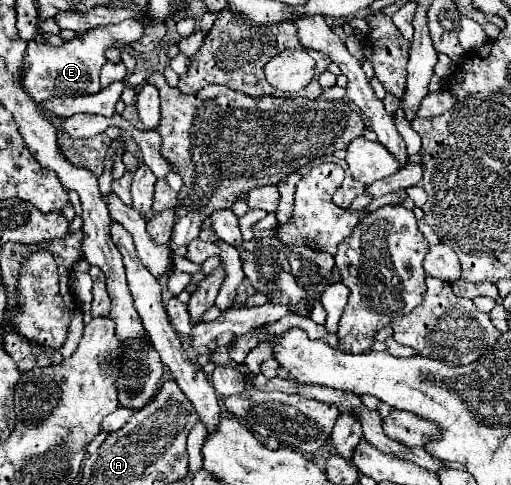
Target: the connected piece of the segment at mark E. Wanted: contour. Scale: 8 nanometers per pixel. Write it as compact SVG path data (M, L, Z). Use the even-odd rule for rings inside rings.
M145 18L141 20L125 20L113 26L95 28L75 40L69 40L65 46L51 46L47 42L35 42L31 40L27 44L25 52L25 74L23 74L23 86L27 94L35 102L43 102L51 96L83 96L83 94L95 94L101 90L99 86L99 70L107 62L105 50L113 46L129 46L137 42L143 34L143 26L147 24Z

